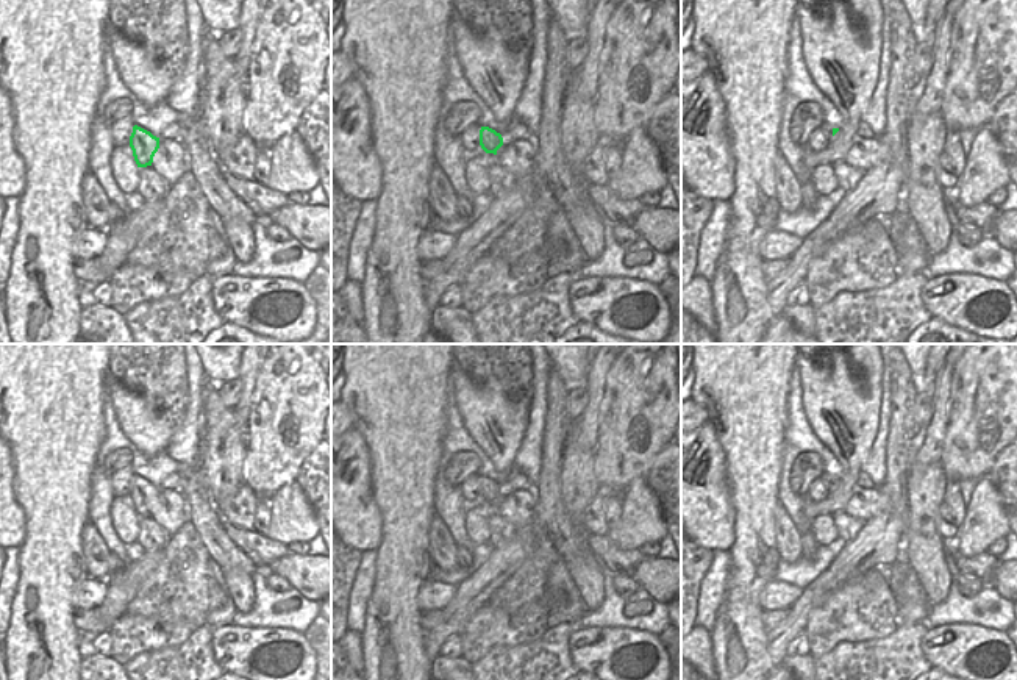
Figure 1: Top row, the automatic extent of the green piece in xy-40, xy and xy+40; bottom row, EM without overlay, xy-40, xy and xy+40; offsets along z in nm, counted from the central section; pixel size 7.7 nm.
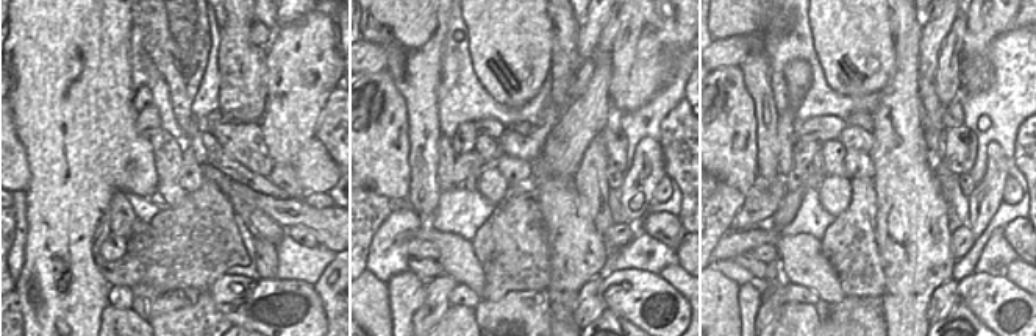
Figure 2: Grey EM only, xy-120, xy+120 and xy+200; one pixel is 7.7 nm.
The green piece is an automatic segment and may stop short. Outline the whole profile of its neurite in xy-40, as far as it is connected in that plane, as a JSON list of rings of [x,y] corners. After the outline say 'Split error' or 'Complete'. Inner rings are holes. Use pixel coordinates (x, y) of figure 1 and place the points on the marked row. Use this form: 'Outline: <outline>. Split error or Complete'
Outline: [[[134,125],[130,136],[130,147],[133,150],[137,167],[147,167],[152,166],[153,156],[159,149],[159,138]]]. Complete

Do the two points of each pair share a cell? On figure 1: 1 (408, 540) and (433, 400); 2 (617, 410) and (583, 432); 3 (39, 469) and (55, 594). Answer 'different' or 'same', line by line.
1: same
2: different
3: same

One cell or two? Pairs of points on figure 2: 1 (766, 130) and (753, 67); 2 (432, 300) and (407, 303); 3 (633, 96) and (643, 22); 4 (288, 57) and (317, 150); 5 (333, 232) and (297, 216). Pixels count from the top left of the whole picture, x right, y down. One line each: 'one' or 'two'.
1: one
2: two
3: one
4: two
5: one

